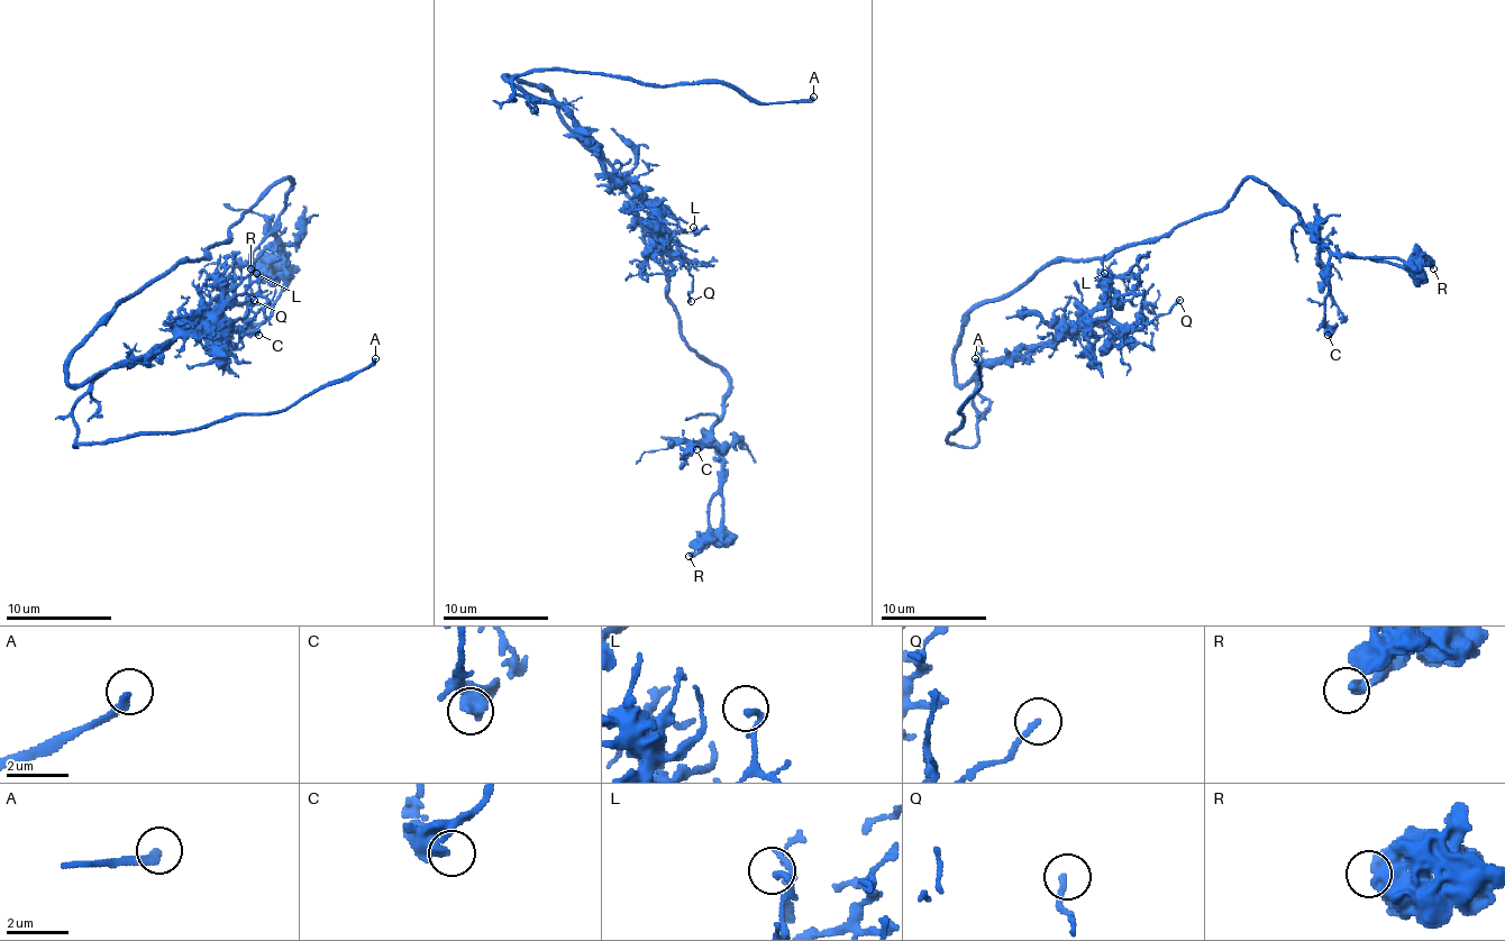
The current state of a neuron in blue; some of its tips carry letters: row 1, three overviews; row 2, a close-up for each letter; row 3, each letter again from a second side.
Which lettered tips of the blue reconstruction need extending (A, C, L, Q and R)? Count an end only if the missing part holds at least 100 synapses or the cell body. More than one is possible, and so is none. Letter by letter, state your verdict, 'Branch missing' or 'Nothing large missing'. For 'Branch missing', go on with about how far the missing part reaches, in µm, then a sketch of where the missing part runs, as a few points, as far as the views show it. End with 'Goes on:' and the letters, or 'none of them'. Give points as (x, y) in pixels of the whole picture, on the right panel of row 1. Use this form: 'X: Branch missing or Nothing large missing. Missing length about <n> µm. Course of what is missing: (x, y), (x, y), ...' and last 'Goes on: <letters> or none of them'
A: Branch missing. Missing length about 7 µm. Course of what is missing: (975, 358), (969, 343), (946, 316), (948, 313)
C: Nothing large missing
L: Nothing large missing
Q: Nothing large missing
R: Nothing large missing
Goes on: A

